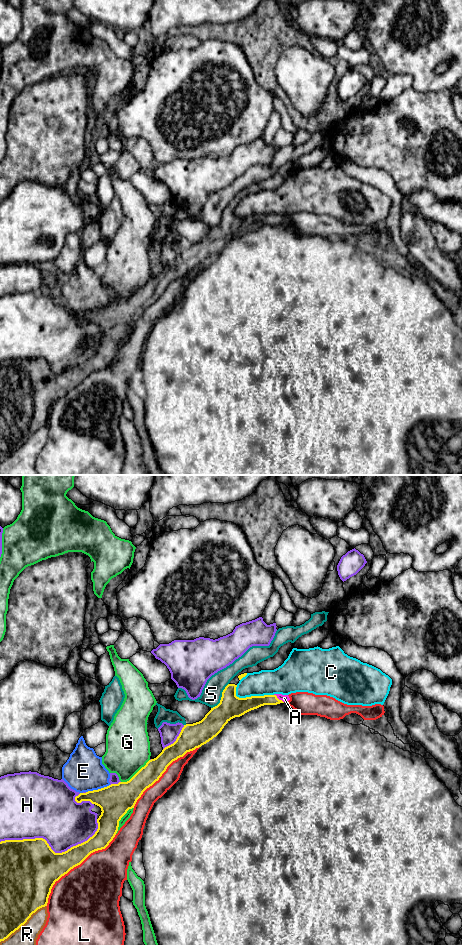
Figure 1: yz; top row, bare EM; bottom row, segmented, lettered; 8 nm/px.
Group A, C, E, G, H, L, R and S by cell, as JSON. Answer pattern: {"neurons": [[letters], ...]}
{"neurons": [["A"], ["C"], ["E"], ["G"], ["H"], ["L"], ["R"], ["S"]]}

